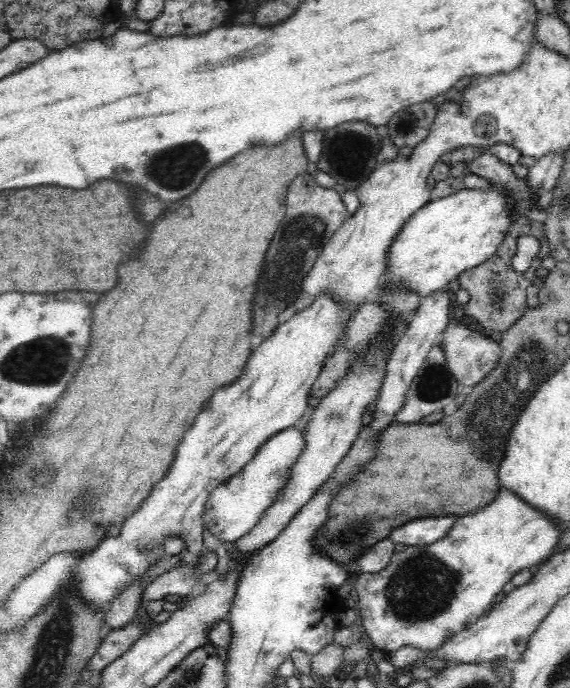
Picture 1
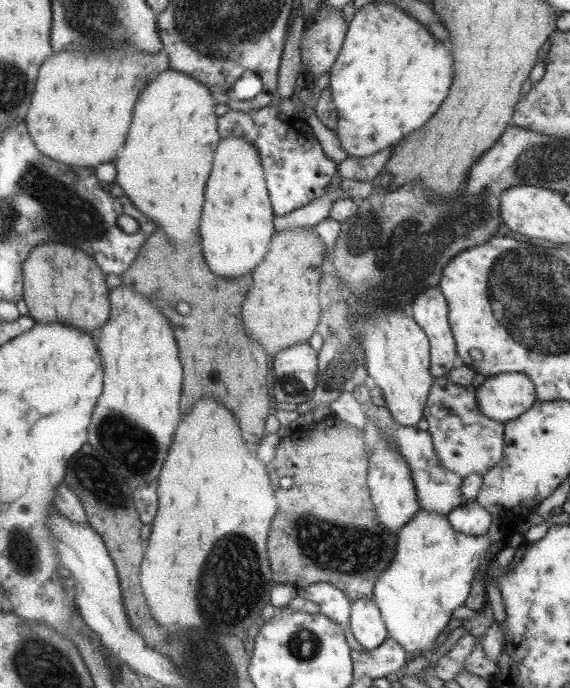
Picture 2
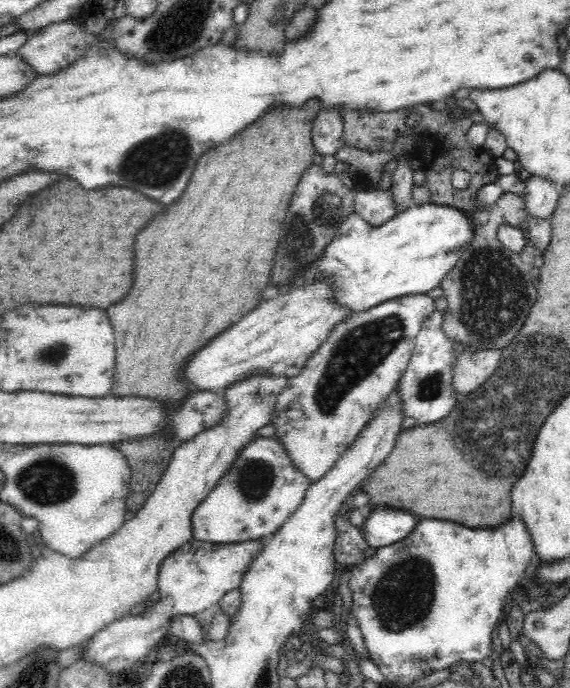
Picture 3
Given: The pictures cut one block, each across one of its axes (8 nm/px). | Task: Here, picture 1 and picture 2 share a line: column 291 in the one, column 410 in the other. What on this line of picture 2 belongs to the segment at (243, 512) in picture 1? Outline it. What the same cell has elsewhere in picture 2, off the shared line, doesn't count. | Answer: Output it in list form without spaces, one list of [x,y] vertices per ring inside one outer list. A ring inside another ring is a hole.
[[[369,403],[364,406],[364,410],[367,418],[377,427],[379,436],[384,441],[390,442],[390,446],[396,448],[396,452],[399,452],[399,456],[403,457],[404,461],[408,464],[412,474],[412,482],[416,486],[418,504],[422,510],[447,516],[454,508],[458,508],[458,506],[466,503],[462,499],[462,495],[460,495],[463,478],[454,472],[449,472],[442,466],[440,460],[437,459],[434,443],[432,443],[432,438],[428,431],[419,430],[417,427],[406,427],[397,424],[387,408]]]

